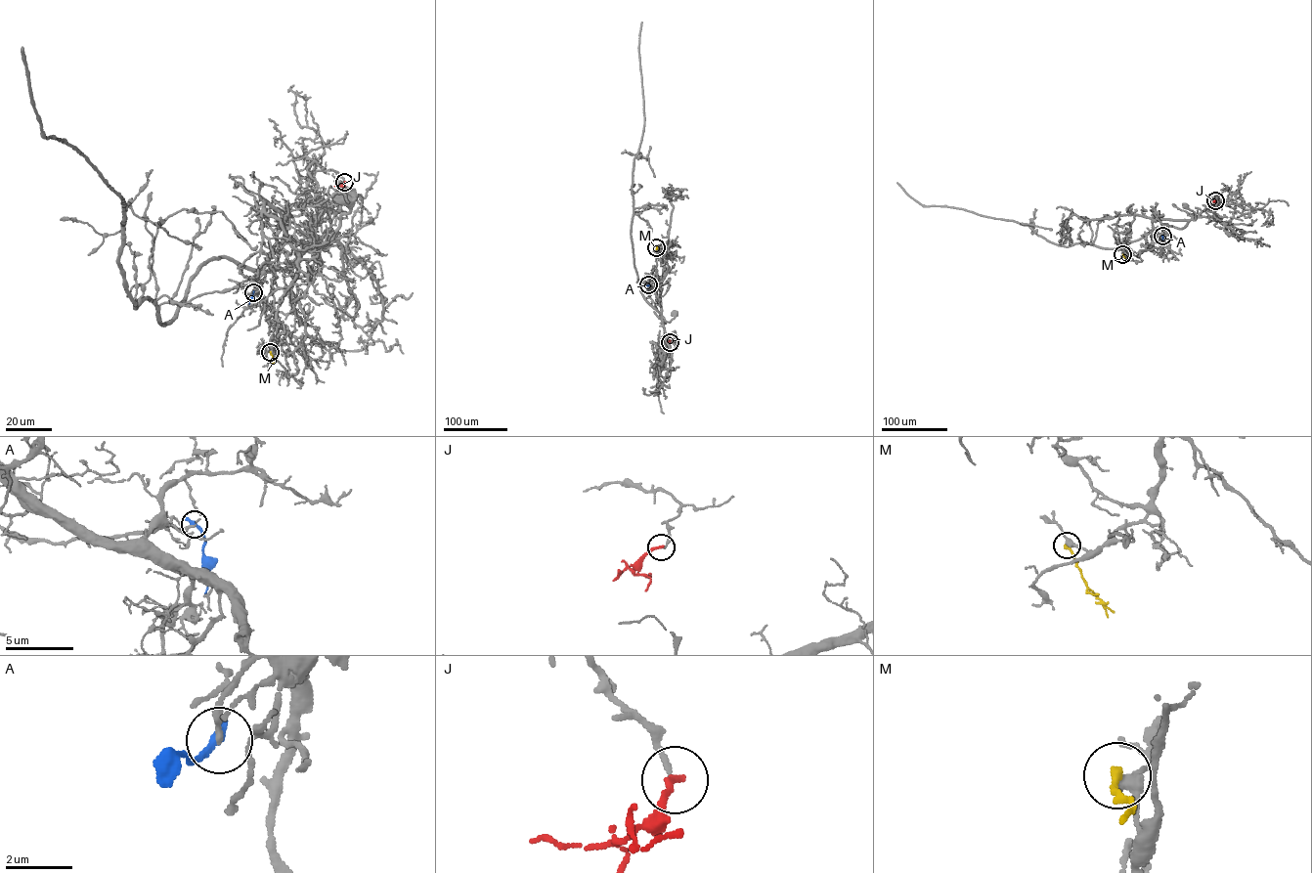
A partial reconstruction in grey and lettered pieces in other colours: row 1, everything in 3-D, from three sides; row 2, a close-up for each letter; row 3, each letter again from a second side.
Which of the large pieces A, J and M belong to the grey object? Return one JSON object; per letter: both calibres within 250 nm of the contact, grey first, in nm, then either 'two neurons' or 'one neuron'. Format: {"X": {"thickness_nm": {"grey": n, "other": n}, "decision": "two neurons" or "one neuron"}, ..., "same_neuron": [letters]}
{"A": {"thickness_nm": {"grey": 200, "other": 300}, "decision": "two neurons"}, "J": {"thickness_nm": {"grey": 160, "other": 220}, "decision": "one neuron"}, "M": {"thickness_nm": {"grey": 280, "other": 240}, "decision": "two neurons"}, "same_neuron": ["J"]}

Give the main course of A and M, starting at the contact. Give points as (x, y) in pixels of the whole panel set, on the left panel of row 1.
A: (253, 292), (248, 304)
M: (270, 352), (271, 365)

